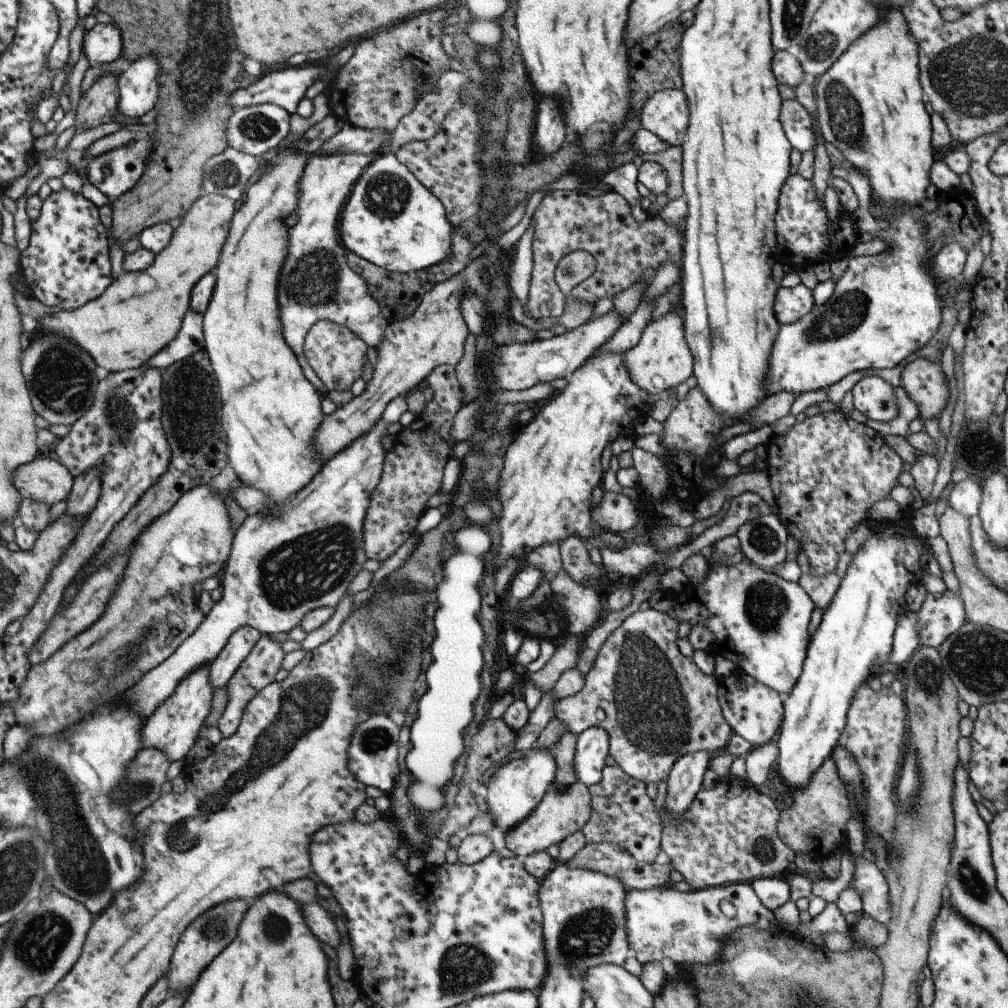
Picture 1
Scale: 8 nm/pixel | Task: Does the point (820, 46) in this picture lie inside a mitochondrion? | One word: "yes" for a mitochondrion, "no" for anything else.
yes

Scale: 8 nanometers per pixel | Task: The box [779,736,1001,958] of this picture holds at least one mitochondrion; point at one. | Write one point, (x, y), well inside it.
(969, 877)

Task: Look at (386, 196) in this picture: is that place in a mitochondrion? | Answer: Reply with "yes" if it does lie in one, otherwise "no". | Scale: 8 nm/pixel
yes

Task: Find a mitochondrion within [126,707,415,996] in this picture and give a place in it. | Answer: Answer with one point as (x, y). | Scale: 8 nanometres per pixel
(276, 930)

